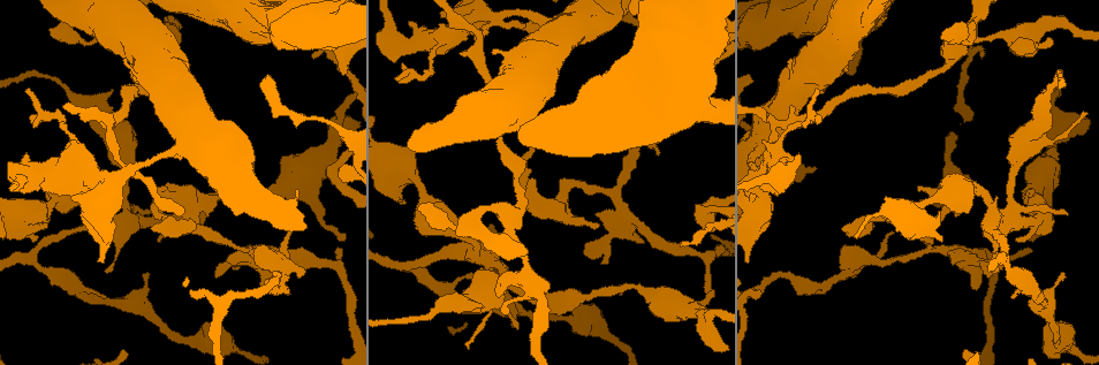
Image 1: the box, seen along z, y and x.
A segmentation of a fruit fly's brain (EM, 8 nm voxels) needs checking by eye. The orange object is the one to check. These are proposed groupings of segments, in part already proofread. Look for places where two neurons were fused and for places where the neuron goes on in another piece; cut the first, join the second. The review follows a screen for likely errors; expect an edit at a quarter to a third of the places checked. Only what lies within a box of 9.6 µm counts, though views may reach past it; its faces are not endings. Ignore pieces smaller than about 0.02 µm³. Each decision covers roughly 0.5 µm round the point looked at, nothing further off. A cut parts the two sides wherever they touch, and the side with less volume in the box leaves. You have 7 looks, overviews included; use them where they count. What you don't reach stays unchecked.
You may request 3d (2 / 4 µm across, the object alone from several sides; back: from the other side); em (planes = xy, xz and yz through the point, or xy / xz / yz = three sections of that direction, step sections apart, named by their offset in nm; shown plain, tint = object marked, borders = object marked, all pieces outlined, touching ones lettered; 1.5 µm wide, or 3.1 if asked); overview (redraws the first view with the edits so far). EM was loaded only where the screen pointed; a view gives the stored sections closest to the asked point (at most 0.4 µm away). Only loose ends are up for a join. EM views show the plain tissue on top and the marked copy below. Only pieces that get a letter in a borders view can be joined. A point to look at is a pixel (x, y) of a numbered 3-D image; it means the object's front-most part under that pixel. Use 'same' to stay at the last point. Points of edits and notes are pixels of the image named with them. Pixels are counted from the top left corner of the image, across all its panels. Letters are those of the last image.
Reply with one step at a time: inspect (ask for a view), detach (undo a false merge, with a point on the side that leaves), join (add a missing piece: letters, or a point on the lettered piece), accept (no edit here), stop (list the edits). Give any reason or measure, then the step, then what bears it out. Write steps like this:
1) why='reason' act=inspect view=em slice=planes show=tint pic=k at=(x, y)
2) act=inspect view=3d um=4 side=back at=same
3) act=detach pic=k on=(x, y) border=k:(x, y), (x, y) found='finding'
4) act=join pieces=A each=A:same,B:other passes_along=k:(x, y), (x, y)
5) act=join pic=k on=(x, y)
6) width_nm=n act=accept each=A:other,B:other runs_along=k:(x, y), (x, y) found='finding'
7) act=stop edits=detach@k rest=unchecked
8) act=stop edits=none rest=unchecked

why='free end' act=inspect view=em slice=yz step=8 show=tint pic=1 at=(843, 230)

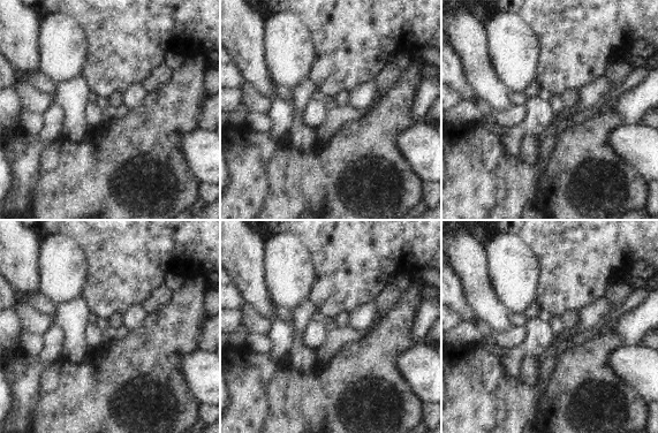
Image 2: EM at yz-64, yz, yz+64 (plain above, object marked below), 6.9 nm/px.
act=inspect view=em slice=planes show=borders at=same

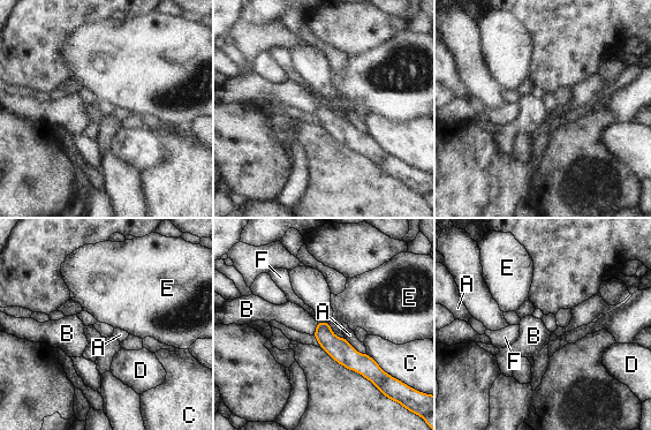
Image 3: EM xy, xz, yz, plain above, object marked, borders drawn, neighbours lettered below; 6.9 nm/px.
width_nm=150 act=accept each=A:other,B:other,C:other,D:other,E:other,F:other border=3:(317, 321), (343, 338) found='none of them fits'

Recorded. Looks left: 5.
why='branch stops here' act=inspect view=em slice=xz step=8 show=borders pic=1 at=(184, 210)

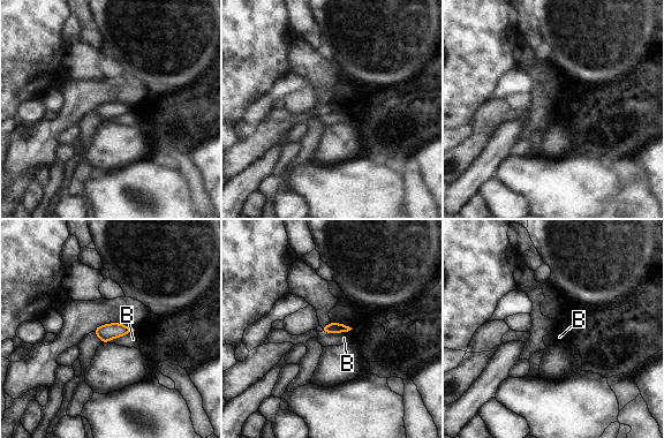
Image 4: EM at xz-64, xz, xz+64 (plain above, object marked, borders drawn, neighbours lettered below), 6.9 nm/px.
act=accept each=B:other border=4:(352, 329), (345, 332), (322, 332) found='no lettered piece goes on from it'

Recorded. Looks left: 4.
why='thin end' act=inspect view=3d um=4 pic=1 at=(790, 60)

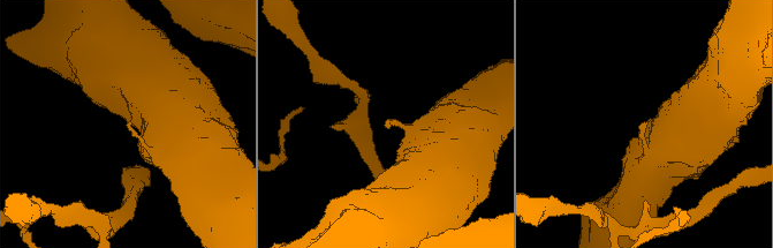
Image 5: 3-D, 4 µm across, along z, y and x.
why='shape alone is not enough' act=inspect view=em slice=xz step=4 show=borders pic=5 at=(386, 126)

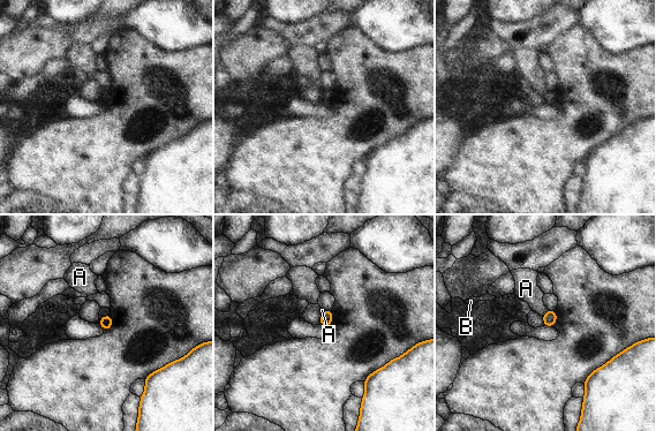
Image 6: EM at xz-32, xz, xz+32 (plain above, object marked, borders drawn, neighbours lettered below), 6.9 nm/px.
longest_contact=A:70nm act=accept each=A:other,B:other found='no lettered piece goes on from it'

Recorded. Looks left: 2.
act=stop edits=none rest=unchecked

